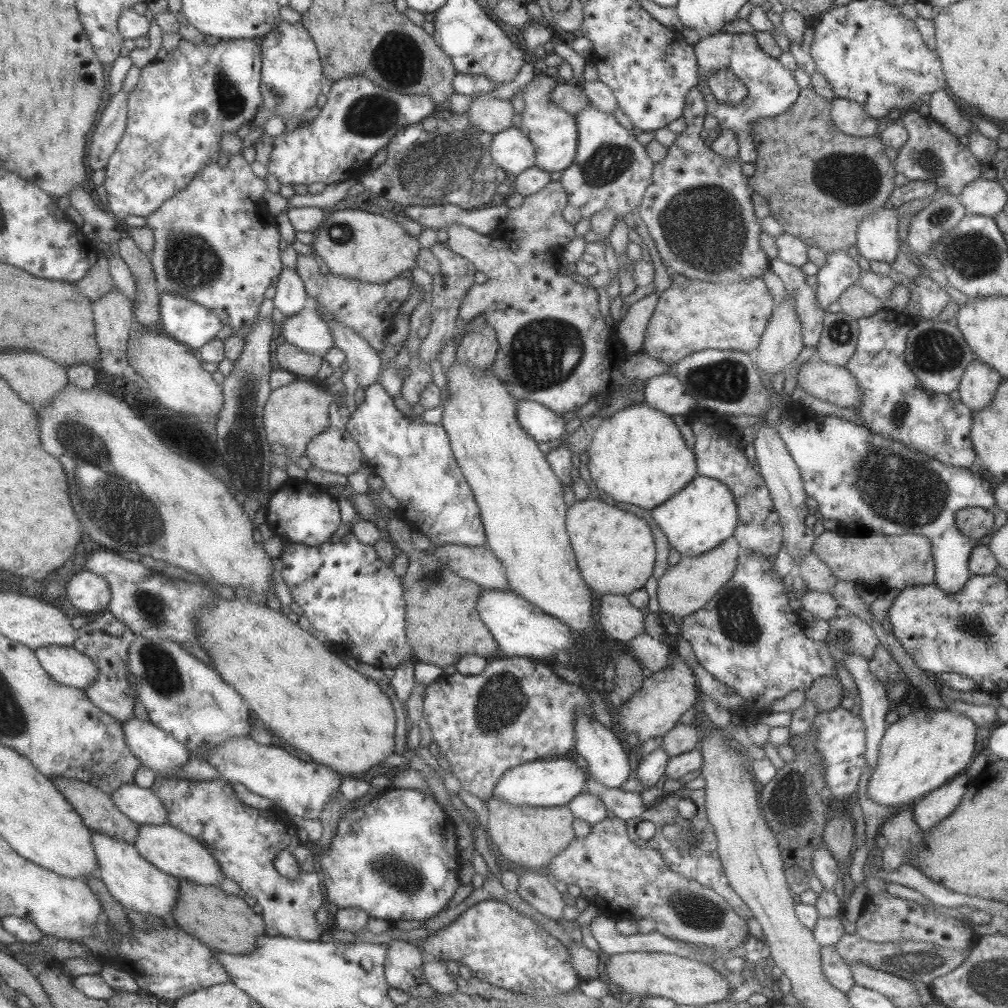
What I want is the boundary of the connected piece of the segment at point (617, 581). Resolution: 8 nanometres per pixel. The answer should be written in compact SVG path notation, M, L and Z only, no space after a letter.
M590 496L569 507L567 533L582 579L597 595L630 595L645 585L654 572L656 547L648 524L641 517Z

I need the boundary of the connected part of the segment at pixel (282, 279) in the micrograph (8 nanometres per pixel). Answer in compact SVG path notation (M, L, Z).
M283 266L274 284L276 285L274 306L286 316L299 313L305 306L310 305L309 294L297 269Z

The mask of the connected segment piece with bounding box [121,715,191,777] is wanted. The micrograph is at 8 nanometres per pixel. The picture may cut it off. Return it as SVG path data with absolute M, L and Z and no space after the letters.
M134 715L134 718L121 722L121 724L124 730L125 743L129 749L141 760L144 766L151 768L156 774L164 773L166 777L173 777L167 776L167 774L179 769L191 756L187 746L178 742L174 735L160 730L150 720L144 722L144 720L138 720Z

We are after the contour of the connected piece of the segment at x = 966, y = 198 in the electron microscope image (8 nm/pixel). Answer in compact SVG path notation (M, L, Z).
M979 177L966 185L959 200L967 213L995 217L1006 206L1007 192L997 180Z

